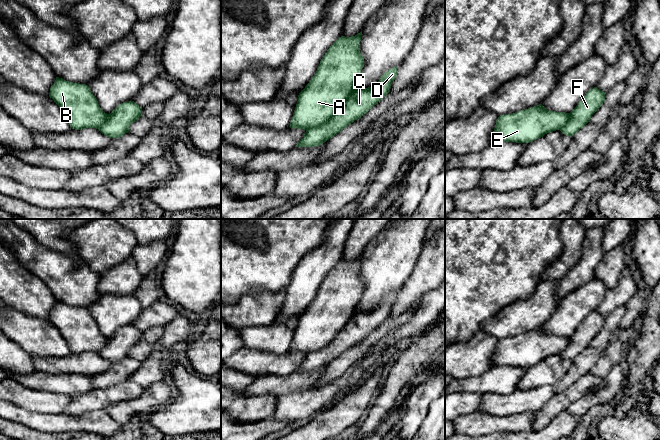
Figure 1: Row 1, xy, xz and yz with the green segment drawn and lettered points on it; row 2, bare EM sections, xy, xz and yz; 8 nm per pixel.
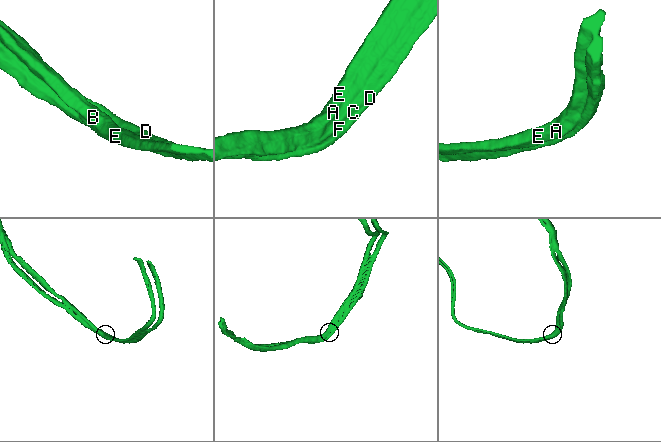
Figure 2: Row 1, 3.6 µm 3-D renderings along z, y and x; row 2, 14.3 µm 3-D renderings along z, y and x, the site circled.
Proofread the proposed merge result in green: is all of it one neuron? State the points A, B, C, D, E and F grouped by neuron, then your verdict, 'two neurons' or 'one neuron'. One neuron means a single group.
A B E / C D F | two neurons

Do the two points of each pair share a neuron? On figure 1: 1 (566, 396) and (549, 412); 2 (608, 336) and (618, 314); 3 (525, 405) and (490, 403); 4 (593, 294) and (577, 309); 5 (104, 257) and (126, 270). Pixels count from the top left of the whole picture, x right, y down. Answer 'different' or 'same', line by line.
1: same
2: same
3: same
4: same
5: different

